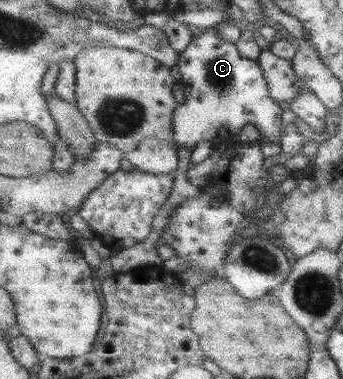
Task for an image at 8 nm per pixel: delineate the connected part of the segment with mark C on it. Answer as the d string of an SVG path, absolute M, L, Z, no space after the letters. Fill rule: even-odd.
M217 27L207 29L200 36L195 37L190 46L179 55L180 80L184 85L184 101L176 107L173 118L175 142L194 151L201 142L208 140L228 140L235 137L246 124L253 124L262 137L278 138L282 127L282 108L272 98L264 69L257 60L245 57L237 43L232 44L218 34Z

